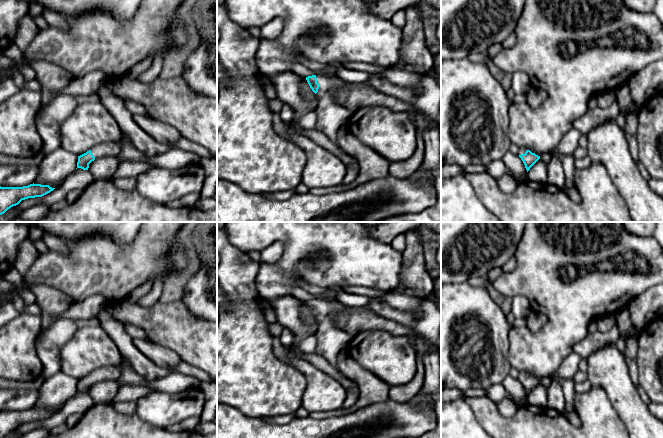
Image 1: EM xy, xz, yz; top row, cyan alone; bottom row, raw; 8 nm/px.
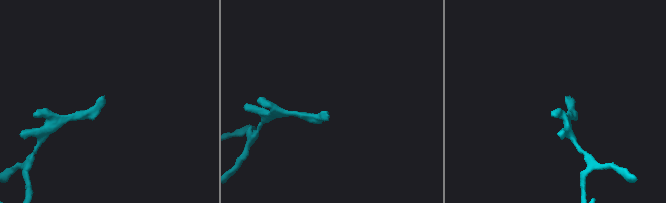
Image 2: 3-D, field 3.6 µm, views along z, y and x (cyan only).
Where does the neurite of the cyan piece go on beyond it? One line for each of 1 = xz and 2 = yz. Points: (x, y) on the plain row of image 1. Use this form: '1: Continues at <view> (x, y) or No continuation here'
1: Continues at xz (331, 340)
2: Continues at yz (522, 374)

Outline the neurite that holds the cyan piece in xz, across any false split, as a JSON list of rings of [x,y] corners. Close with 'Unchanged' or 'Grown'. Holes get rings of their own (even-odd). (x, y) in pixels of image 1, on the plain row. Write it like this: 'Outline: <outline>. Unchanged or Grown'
Outline: [[[322,299],[308,300],[306,304],[319,325],[315,333],[316,354],[324,357],[329,364],[338,369],[337,356],[341,350],[346,350],[352,337],[333,323],[333,317],[346,306],[338,300]]]. Grown

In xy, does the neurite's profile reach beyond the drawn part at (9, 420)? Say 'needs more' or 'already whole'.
already whole

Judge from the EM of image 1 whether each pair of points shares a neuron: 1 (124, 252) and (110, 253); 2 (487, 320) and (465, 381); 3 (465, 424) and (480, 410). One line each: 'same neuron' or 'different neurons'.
1: same neuron
2: same neuron
3: different neurons

